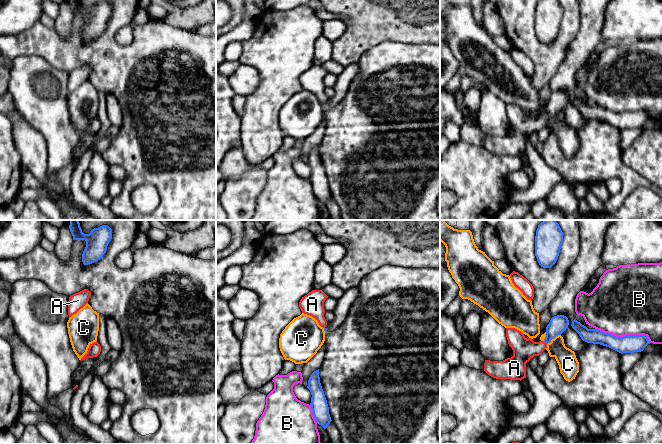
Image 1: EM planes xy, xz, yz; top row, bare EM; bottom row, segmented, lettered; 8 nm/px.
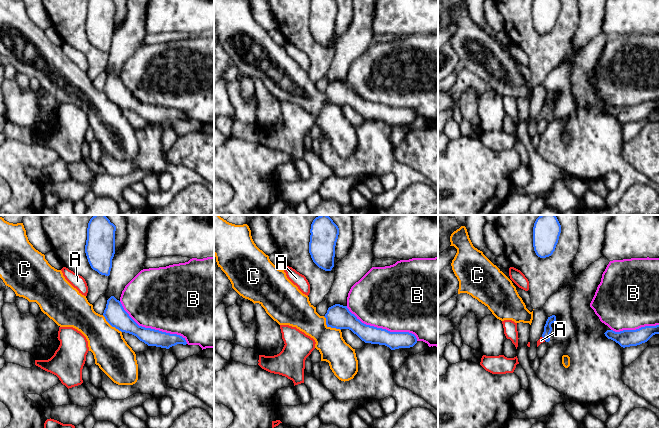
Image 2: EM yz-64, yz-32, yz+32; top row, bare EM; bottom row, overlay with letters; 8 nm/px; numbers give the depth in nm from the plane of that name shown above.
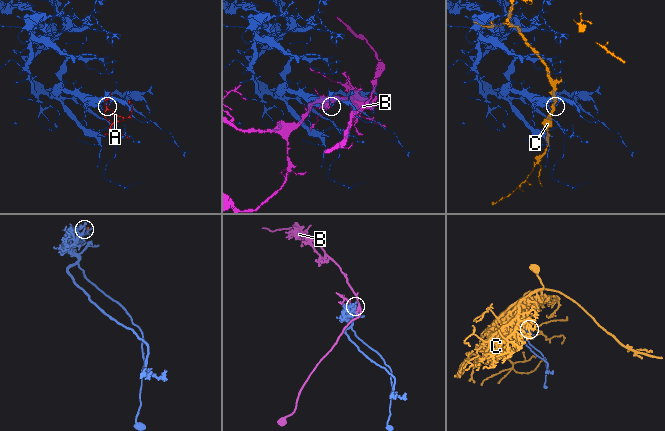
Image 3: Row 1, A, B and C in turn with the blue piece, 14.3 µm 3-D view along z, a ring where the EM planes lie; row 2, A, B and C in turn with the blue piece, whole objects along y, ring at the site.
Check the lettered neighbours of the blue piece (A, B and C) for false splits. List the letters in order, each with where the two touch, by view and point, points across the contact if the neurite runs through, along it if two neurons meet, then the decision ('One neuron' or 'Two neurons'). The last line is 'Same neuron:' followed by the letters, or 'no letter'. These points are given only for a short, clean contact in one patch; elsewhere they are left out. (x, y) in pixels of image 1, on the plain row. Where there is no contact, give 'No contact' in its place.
A: Touches blue at yz (545, 118). Path across: yz (558, 100), (545, 118), (537, 124), (524, 125). One neuron
B: Touches blue at yz (623, 112). Two neurons
C: Touches blue at yz (553, 114). Boundary: yz (560, 110), (556, 111), (547, 120). Two neurons
Same neuron: A

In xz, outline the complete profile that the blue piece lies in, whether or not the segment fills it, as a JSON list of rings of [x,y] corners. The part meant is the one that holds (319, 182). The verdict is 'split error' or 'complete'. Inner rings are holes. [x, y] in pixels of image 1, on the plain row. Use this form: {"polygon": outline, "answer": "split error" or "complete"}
{"polygon": [[[319,145],[310,151],[307,164],[312,171],[310,181],[313,192],[316,198],[326,205],[332,196],[329,190],[327,176],[320,159]]], "answer": "complete"}

